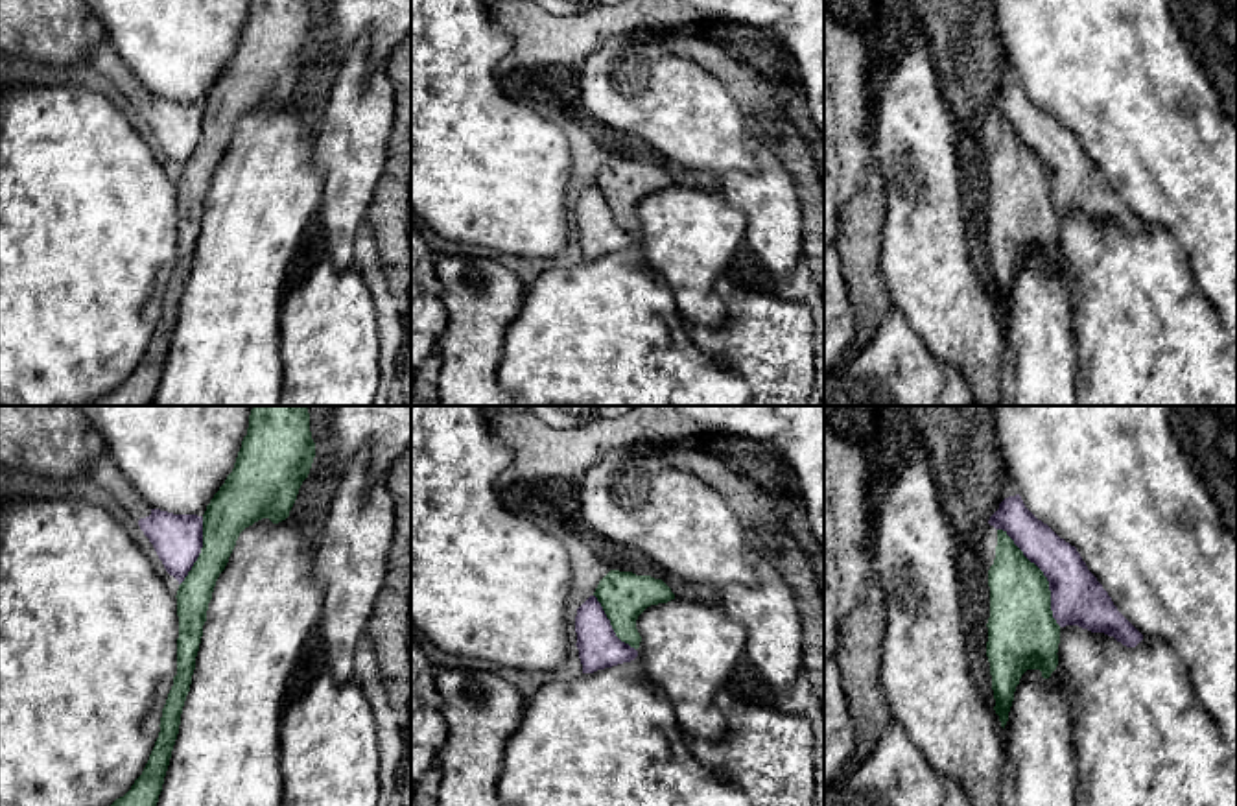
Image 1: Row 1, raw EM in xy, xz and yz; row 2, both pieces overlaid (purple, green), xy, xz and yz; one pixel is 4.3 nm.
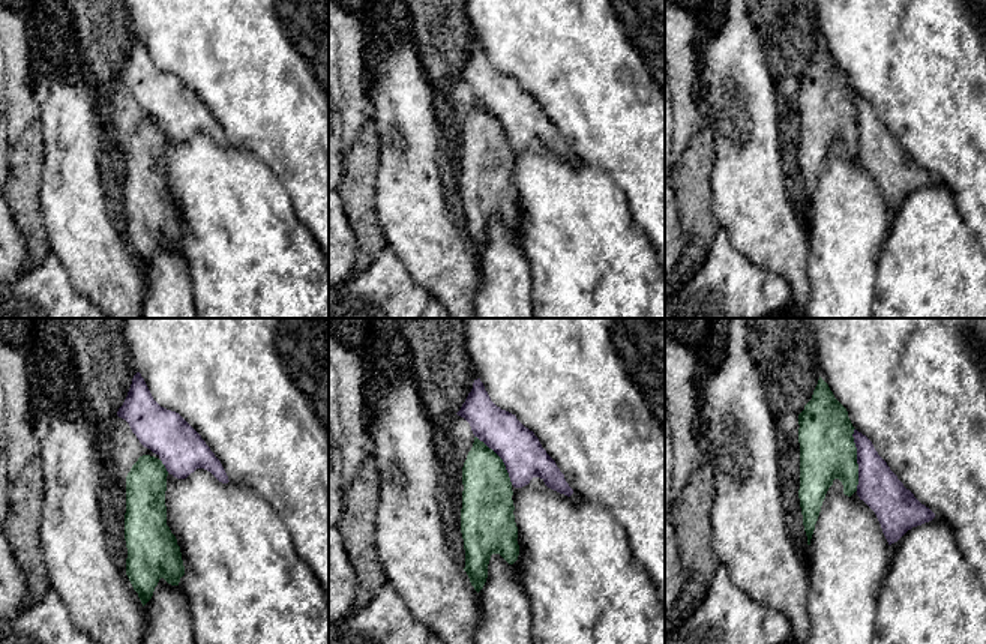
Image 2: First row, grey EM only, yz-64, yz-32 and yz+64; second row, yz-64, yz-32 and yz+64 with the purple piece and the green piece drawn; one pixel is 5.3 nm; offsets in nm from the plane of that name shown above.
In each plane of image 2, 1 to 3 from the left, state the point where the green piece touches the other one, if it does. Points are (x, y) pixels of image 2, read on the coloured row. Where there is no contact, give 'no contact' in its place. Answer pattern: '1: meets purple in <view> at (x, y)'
1: meets purple in yz-64 at (164, 464)
2: meets purple in yz-32 at (500, 457)
3: meets purple in yz+64 at (857, 460)

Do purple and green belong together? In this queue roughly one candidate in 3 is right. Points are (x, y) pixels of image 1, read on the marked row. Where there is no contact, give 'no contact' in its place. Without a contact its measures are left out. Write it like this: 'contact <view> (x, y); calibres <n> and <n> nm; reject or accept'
contact yz (1044, 574); calibres 240 and 280 nm; reject

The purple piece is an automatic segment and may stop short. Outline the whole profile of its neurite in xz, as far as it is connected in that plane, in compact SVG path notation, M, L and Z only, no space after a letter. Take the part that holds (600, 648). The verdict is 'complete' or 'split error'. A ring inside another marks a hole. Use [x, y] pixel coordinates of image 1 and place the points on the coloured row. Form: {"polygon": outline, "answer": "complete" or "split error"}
{"polygon": "M590 596L575 616L577 649L583 673L630 662L638 651L621 642L595 596Z", "answer": "complete"}

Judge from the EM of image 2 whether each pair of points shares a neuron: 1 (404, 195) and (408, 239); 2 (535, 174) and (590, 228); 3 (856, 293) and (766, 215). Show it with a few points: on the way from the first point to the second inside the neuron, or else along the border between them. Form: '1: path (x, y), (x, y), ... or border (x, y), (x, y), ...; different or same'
1: path (408, 206), (408, 228); same
2: path (548, 188), (577, 216); same
3: border (805, 222), (809, 288); different

